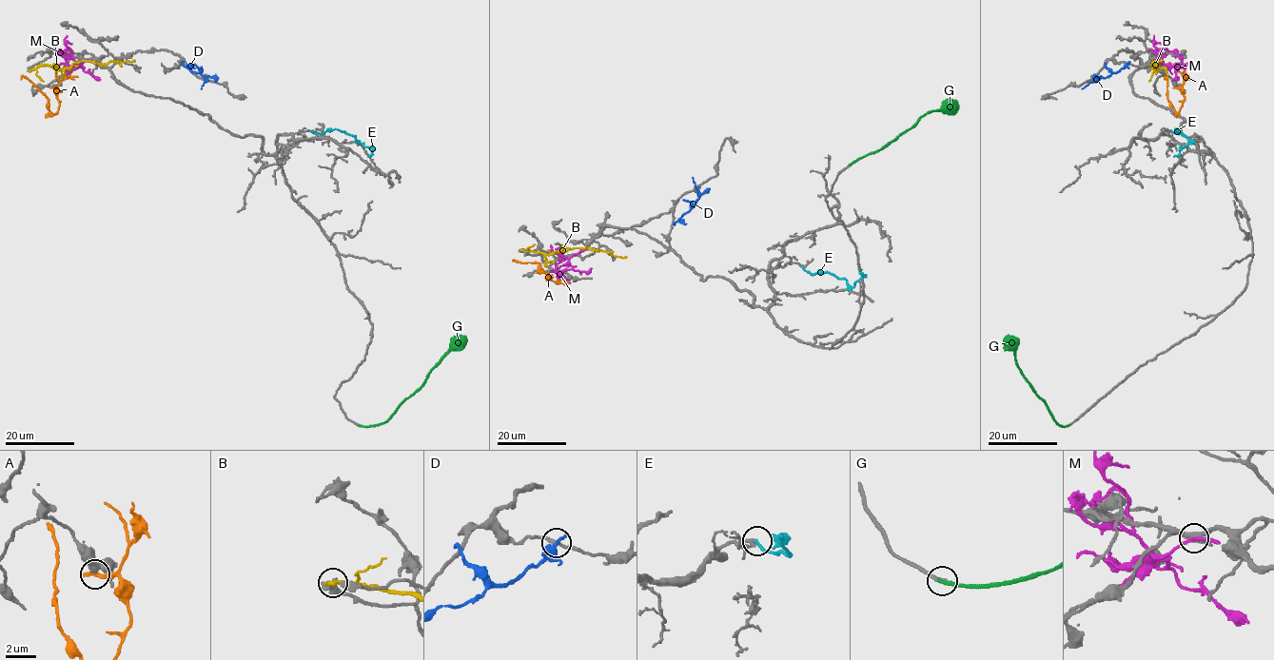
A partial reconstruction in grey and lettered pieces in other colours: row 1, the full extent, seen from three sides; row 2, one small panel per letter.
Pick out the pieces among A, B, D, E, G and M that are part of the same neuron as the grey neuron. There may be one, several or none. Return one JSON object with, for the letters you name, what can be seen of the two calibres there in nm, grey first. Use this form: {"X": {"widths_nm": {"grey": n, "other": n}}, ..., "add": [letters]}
{"G": {"widths_nm": {"grey": 240, "other": 280}}, "add": ["G"]}

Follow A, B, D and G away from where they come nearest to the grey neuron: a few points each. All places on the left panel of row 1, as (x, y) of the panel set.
A: (52, 87), (56, 89), (59, 106), (54, 113), (48, 107), (48, 98), (27, 78), (23, 76), (21, 79)
B: (30, 69), (42, 66), (60, 69), (69, 68), (75, 62), (107, 64), (134, 60)
D: (183, 63), (206, 77), (201, 88)
G: (359, 425), (384, 422), (421, 384), (432, 367), (458, 339), (466, 337)

